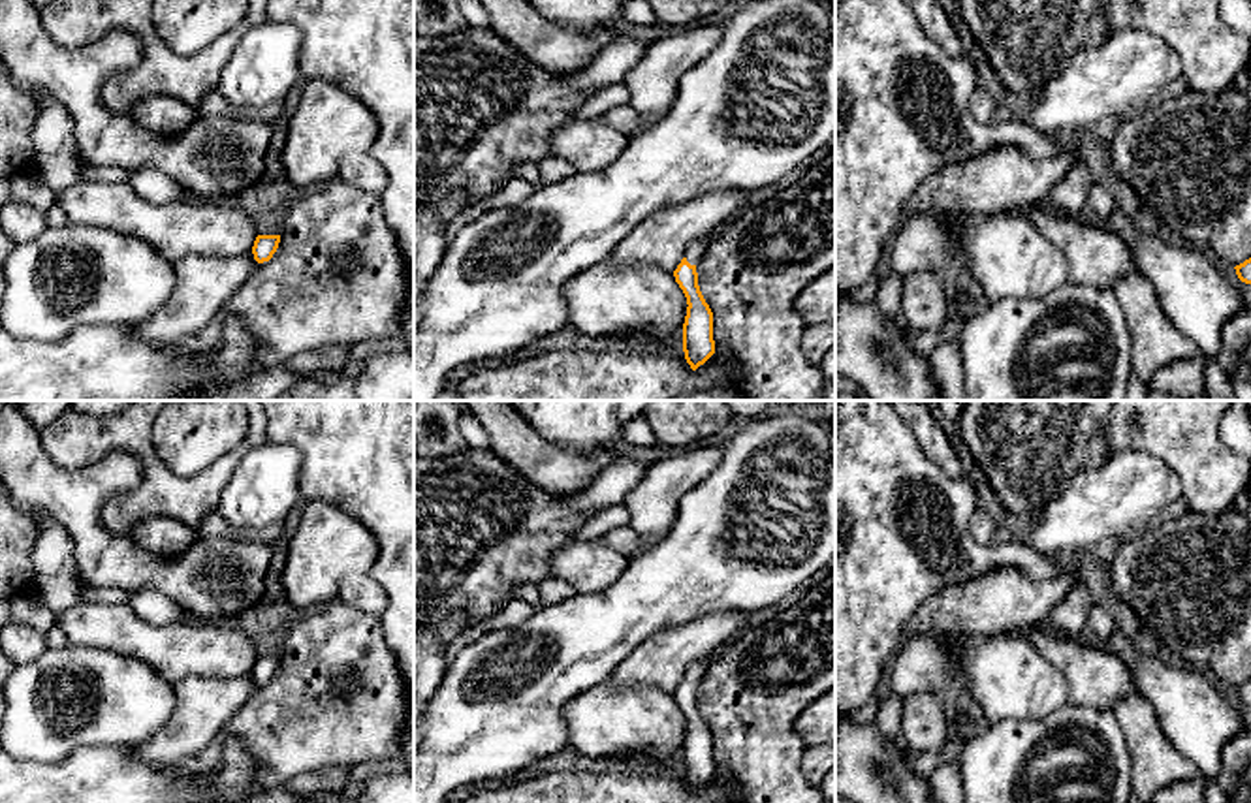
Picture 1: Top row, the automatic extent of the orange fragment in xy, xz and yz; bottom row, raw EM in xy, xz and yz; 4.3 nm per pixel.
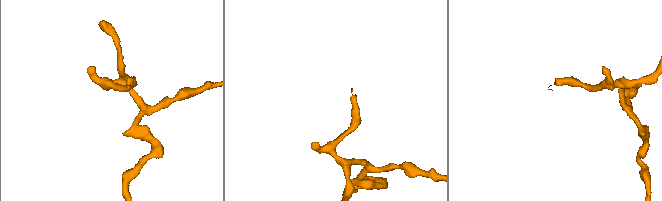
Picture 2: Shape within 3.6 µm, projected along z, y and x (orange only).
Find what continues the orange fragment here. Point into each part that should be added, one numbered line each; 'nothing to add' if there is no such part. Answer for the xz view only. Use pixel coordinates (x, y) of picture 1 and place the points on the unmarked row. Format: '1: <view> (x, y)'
1: xz (696, 670)

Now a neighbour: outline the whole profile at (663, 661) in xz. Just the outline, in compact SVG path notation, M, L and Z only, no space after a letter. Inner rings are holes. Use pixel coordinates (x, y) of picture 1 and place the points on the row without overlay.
M713 611L660 630L623 658L608 683L617 688L655 685L673 696L689 666L734 641L745 617L747 611Z

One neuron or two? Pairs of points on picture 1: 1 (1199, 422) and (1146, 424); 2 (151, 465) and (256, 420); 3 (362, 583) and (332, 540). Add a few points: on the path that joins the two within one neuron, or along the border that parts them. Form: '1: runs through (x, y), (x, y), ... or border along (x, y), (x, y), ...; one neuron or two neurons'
1: runs through (1186, 422), (1159, 422); one neuron
2: runs through (181, 486), (204, 486), (239, 450); one neuron
3: border along (369, 572), (350, 572), (341, 582), (335, 598); two neurons

